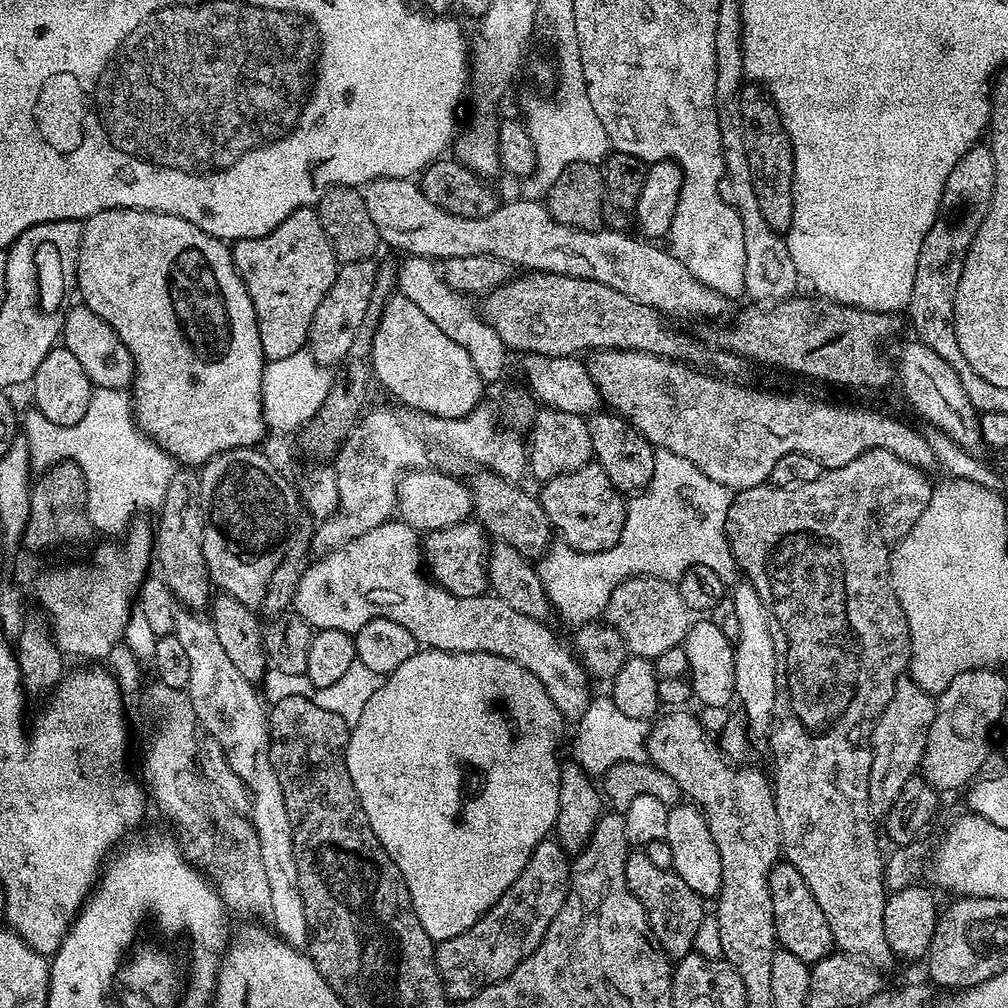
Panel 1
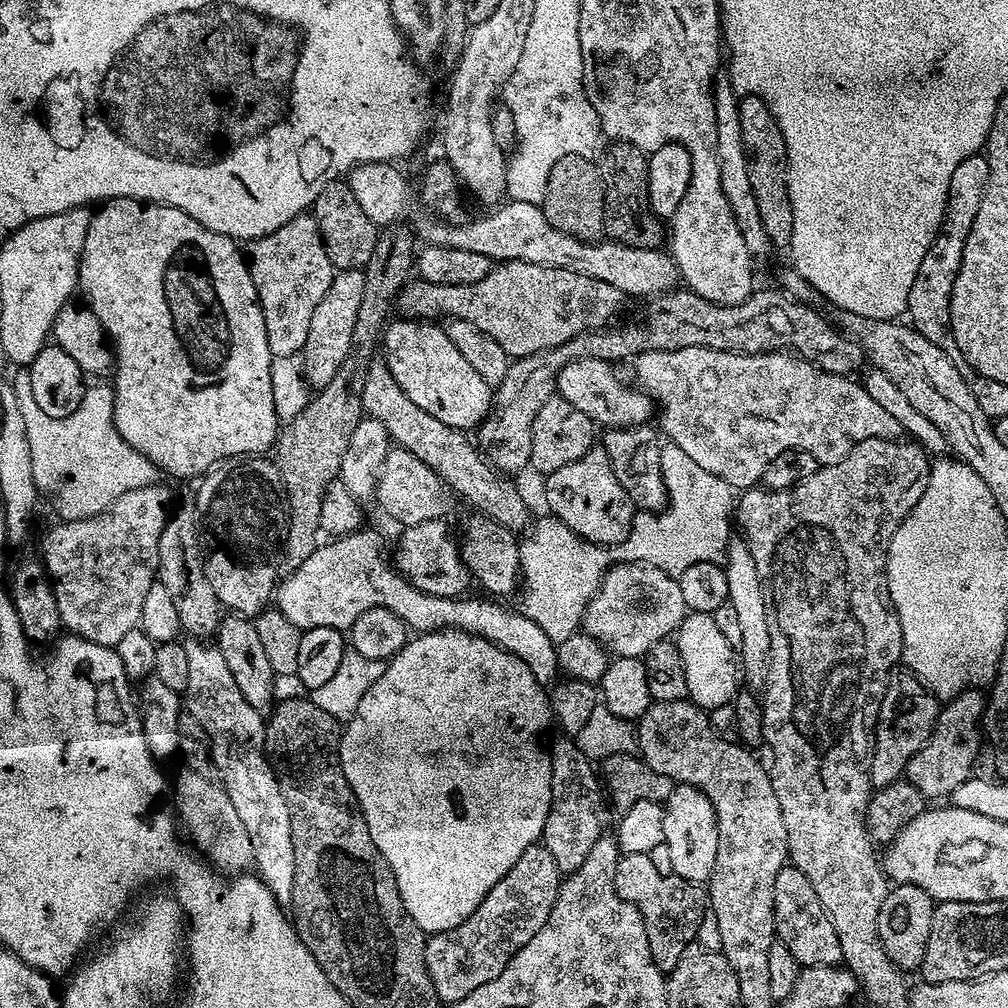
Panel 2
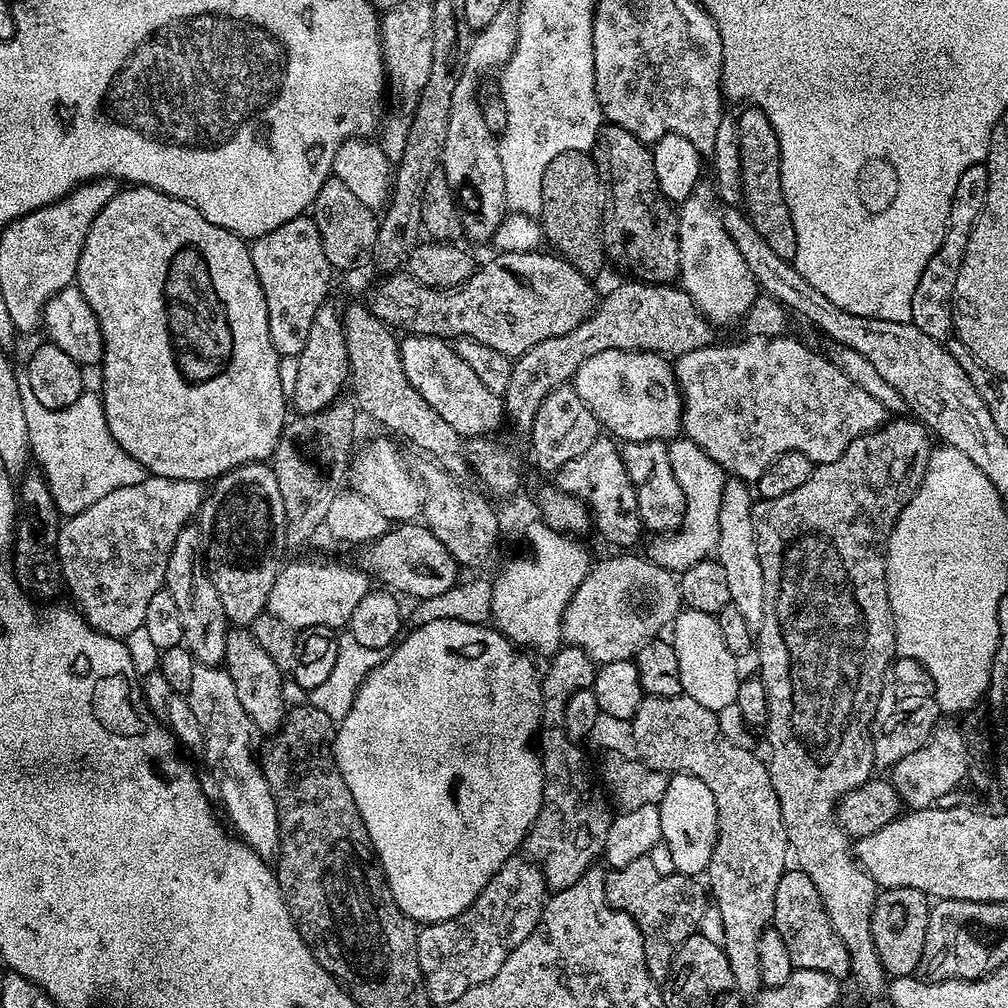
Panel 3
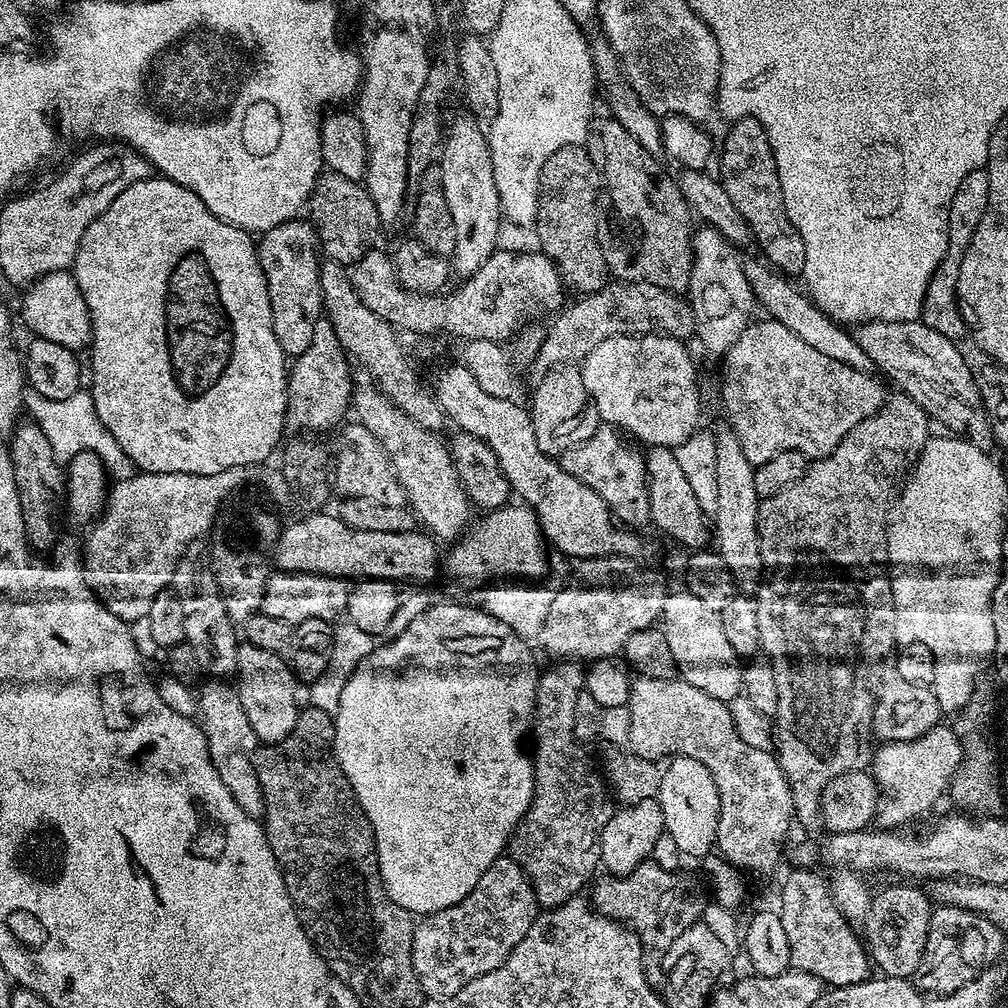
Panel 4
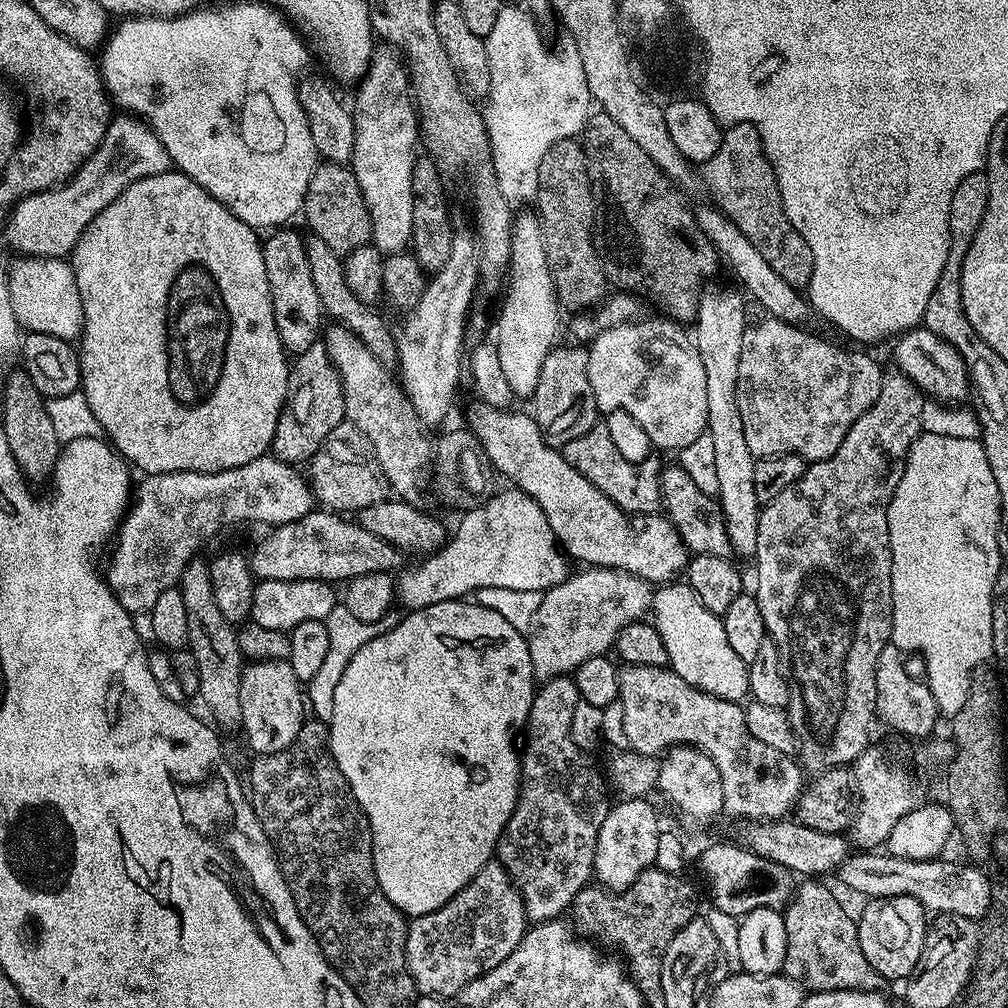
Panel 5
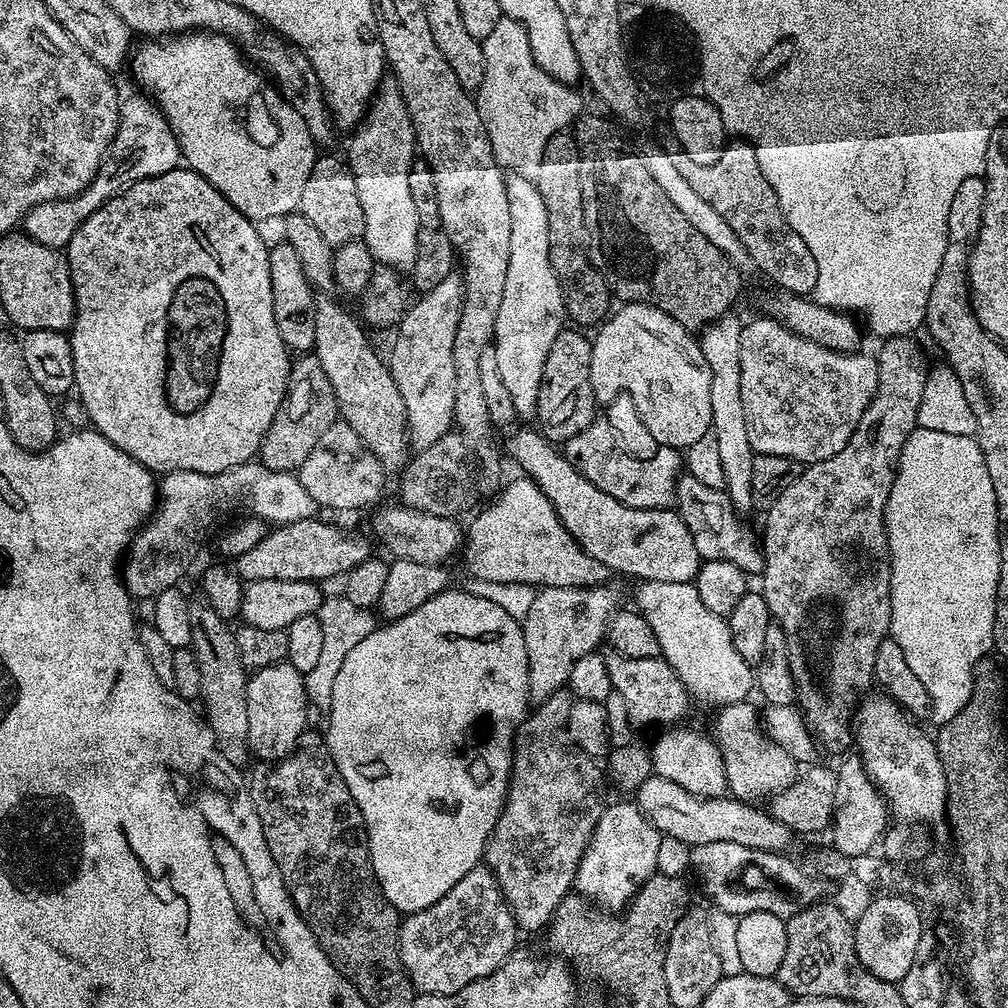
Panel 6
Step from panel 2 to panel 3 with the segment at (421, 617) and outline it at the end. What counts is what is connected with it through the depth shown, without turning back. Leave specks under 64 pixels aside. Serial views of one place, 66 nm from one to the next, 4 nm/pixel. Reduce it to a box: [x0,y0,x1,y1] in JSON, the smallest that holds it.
[266,560,370,630]

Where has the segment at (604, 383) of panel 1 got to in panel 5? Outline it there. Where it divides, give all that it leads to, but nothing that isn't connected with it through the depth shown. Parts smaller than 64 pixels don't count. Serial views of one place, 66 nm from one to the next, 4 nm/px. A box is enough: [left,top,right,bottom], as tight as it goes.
[736,319,884,462]

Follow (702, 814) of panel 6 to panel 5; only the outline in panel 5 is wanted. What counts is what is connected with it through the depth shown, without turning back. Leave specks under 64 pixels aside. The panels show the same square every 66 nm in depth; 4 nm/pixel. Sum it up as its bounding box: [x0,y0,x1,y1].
[743,818,850,878]

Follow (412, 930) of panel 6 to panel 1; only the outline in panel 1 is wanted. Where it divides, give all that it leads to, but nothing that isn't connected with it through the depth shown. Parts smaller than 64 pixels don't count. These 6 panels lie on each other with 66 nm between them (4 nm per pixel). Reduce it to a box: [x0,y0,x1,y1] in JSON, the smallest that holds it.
[435,838,570,1001]

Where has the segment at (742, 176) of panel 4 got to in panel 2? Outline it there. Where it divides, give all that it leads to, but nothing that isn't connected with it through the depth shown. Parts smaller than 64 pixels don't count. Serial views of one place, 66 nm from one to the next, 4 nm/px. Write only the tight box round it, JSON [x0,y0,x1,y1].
[738,96,794,249]

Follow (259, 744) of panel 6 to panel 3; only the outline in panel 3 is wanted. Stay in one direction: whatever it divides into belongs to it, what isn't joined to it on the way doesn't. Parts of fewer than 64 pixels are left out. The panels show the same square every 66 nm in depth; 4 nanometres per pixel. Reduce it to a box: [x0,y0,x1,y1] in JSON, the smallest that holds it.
[223,627,286,733]

